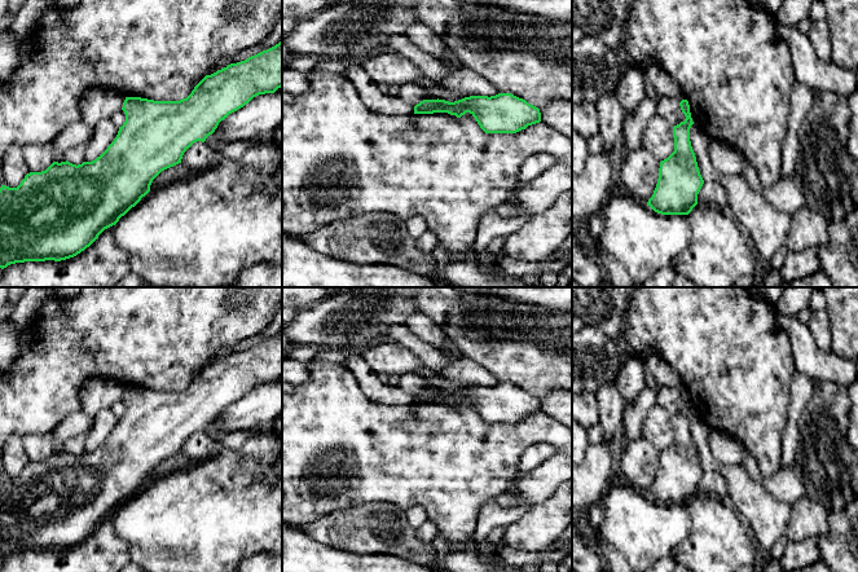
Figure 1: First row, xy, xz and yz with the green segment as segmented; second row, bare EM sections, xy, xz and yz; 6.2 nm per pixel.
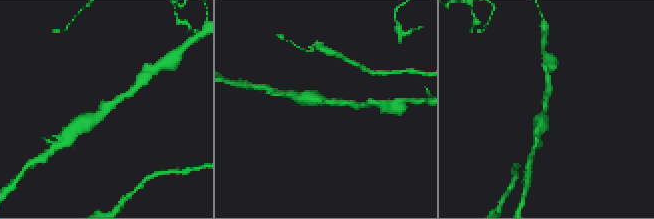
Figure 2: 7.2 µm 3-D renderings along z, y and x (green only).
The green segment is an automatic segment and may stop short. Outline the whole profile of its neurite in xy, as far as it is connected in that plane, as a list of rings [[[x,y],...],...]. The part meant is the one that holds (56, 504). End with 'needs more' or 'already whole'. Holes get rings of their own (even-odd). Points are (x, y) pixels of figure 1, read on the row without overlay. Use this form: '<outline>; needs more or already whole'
[[[282,330],[274,336],[263,340],[245,351],[230,353],[211,365],[206,365],[192,380],[192,383],[180,391],[154,391],[141,387],[126,387],[122,400],[126,404],[126,412],[119,417],[118,424],[107,439],[92,452],[72,454],[70,452],[53,452],[45,461],[30,462],[25,466],[17,478],[1,475],[0,478],[0,558],[4,559],[10,554],[25,551],[61,551],[76,546],[89,537],[98,525],[107,518],[115,515],[132,497],[135,497],[142,487],[150,481],[153,470],[164,459],[181,453],[184,443],[197,431],[204,432],[206,428],[215,422],[219,413],[228,408],[229,404],[237,401],[248,393],[254,387],[265,383],[274,383],[282,377]]]; already whole

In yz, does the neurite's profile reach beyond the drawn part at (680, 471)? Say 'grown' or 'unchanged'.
unchanged

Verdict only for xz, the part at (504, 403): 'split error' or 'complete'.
complete

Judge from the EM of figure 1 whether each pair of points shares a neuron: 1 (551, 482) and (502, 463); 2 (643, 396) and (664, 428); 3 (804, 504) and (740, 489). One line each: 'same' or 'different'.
1: different
2: different
3: different

